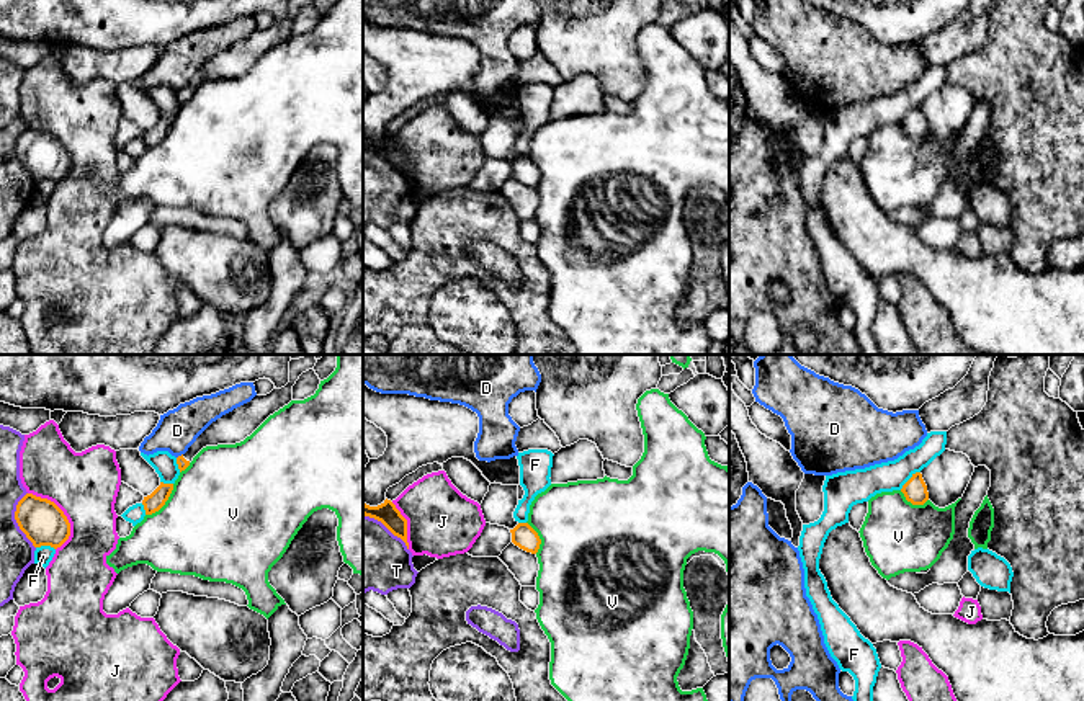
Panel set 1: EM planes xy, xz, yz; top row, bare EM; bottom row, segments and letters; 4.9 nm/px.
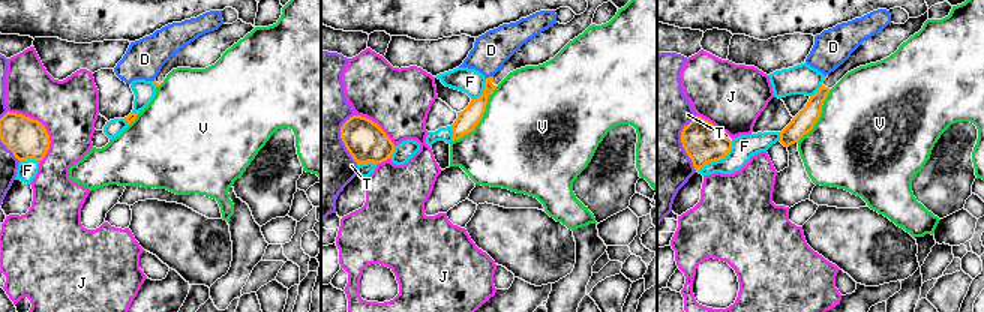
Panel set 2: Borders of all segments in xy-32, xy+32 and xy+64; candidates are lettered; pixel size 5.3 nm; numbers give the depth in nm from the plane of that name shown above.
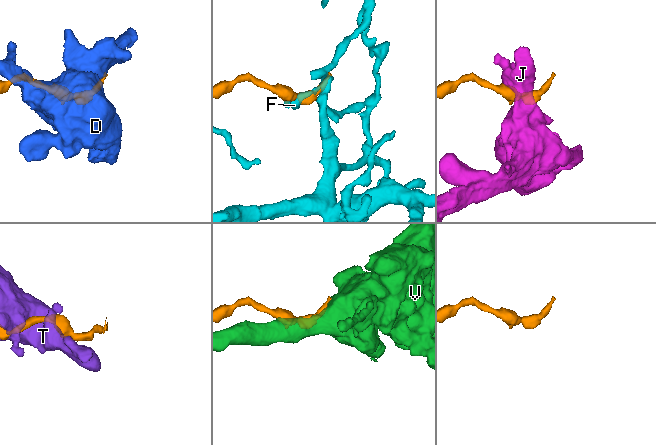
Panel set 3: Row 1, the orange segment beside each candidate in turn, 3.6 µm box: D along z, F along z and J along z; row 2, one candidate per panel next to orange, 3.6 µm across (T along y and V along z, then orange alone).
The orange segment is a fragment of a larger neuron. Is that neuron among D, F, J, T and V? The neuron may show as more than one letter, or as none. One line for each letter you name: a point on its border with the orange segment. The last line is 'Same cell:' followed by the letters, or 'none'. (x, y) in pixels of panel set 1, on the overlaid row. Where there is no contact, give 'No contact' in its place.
Same cell: none

